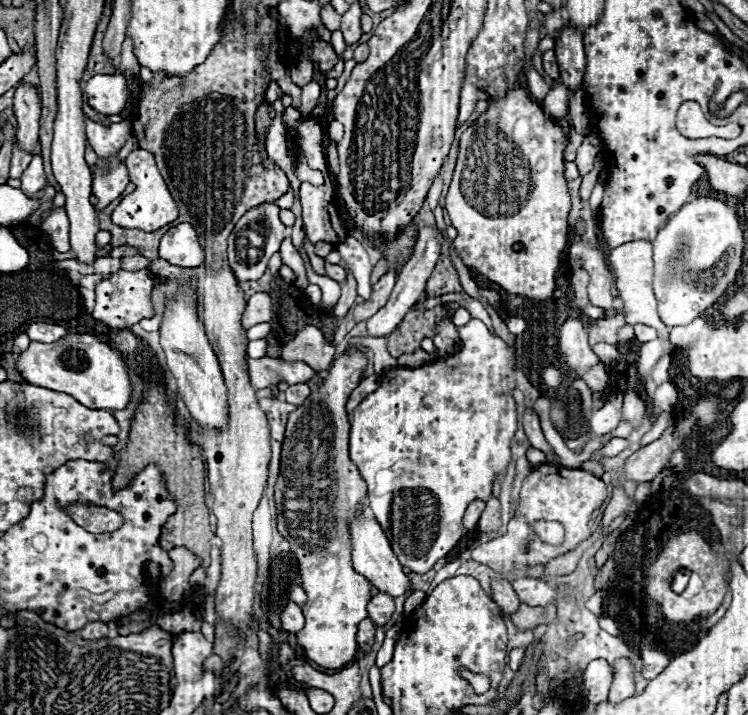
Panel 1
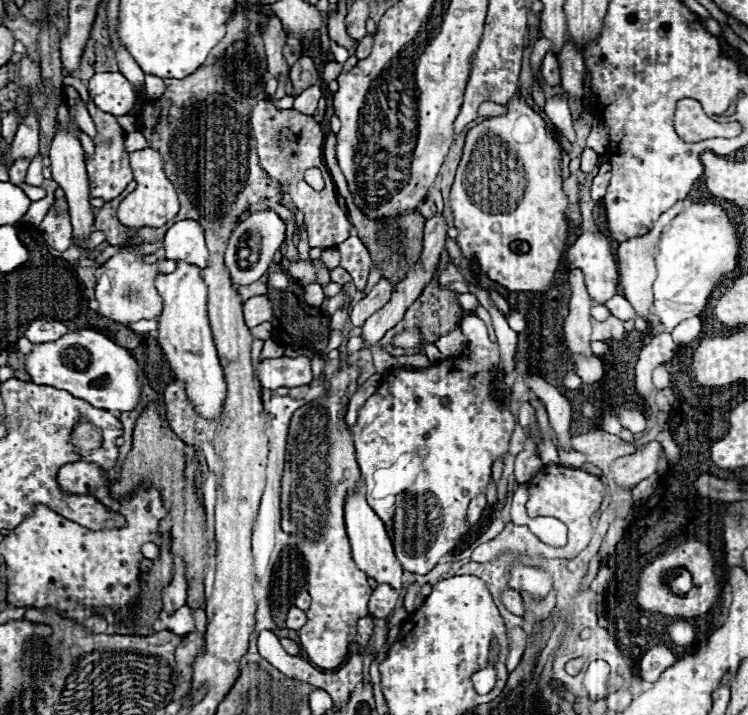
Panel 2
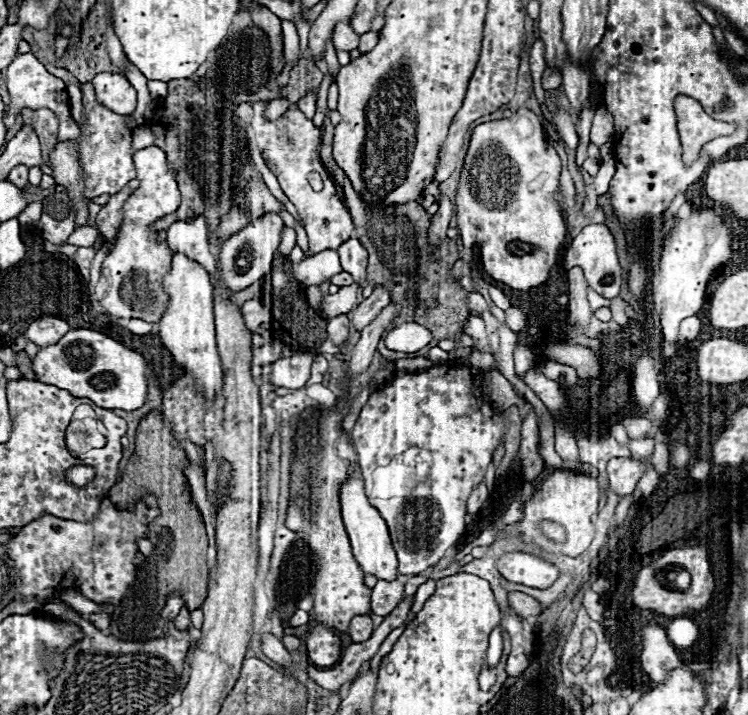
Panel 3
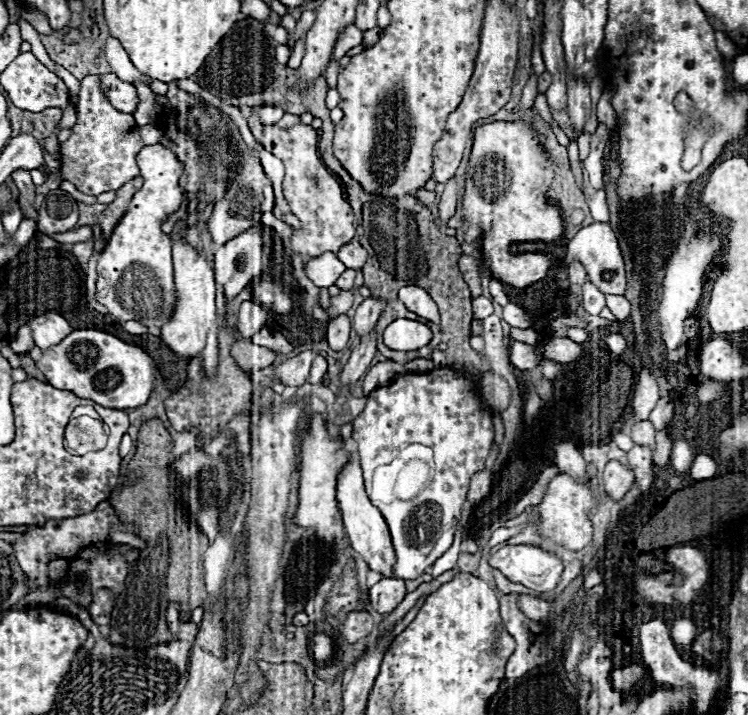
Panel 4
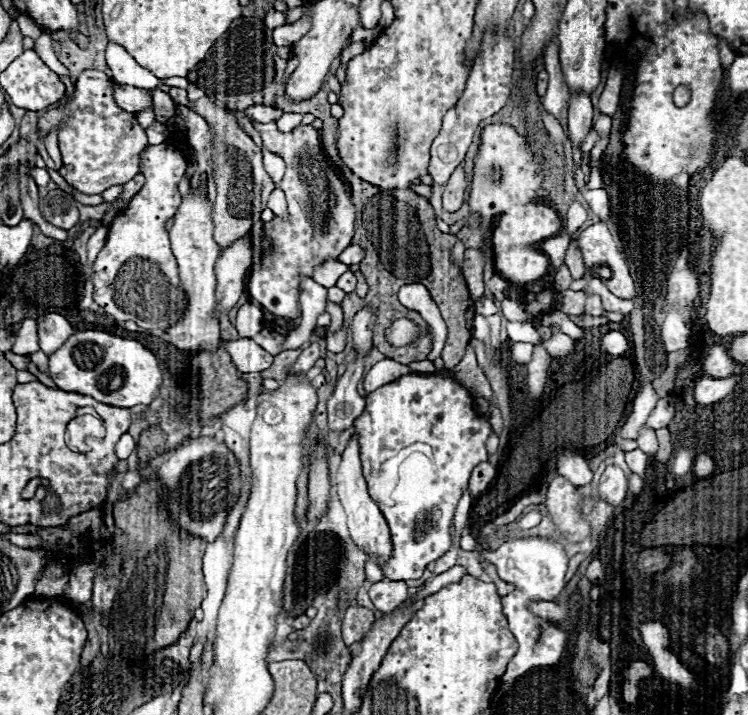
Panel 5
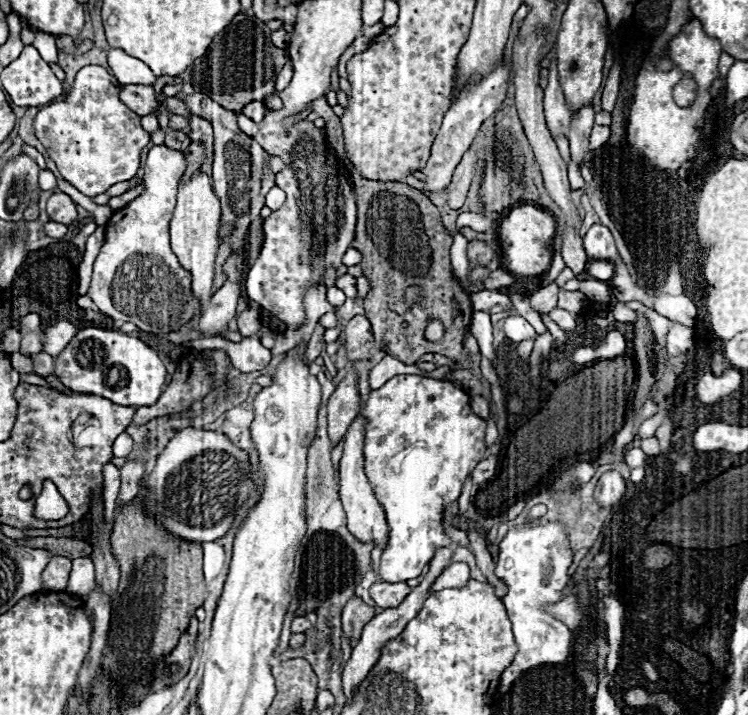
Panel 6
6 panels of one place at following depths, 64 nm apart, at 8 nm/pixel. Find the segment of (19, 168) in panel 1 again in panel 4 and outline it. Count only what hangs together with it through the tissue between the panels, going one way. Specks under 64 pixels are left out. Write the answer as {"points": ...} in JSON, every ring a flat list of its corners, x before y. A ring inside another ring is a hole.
{"points":[[20,168,20,170,14,170,12,172,12,180,19,190,19,202,20,207,28,218,34,218,36,220,36,210,34,210,34,197,35,197,35,185,30,180,30,174,28,170]]}

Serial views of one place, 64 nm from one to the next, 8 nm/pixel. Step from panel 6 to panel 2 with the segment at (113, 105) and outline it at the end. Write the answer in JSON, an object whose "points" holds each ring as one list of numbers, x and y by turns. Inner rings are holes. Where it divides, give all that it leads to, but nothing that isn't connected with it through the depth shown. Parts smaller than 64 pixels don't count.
{"points":[[92,102,88,104,88,112,98,128,98,138,100,138,100,144,96,144,94,158,86,160,86,168,88,168,88,176,90,176,90,198,102,198,104,202,110,202,116,196,120,196,120,192,132,182,128,152,124,152,126,134,120,130,120,126,112,114,104,114,102,110,96,110,96,106,92,106]]}

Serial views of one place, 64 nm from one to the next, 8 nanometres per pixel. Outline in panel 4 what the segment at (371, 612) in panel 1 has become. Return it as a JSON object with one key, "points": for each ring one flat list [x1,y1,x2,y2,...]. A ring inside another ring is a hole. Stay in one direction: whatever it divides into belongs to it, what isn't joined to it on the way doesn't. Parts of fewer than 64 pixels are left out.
{"points":[[382,578,370,588,370,604,380,614,390,614,406,596,404,580,400,578]]}

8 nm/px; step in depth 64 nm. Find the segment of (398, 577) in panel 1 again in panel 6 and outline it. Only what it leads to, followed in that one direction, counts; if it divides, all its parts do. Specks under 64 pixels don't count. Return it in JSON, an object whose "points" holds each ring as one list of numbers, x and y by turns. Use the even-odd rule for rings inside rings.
{"points":[[358,416,350,430,346,432,346,442,344,442,344,454,340,460,340,500,344,504,346,516,348,516,348,530,352,532,354,538,360,542,372,542,374,546,380,546,382,550,388,546,388,524,382,506,372,494,370,482,364,474,364,456,362,456,362,446,364,446,364,418]]}

